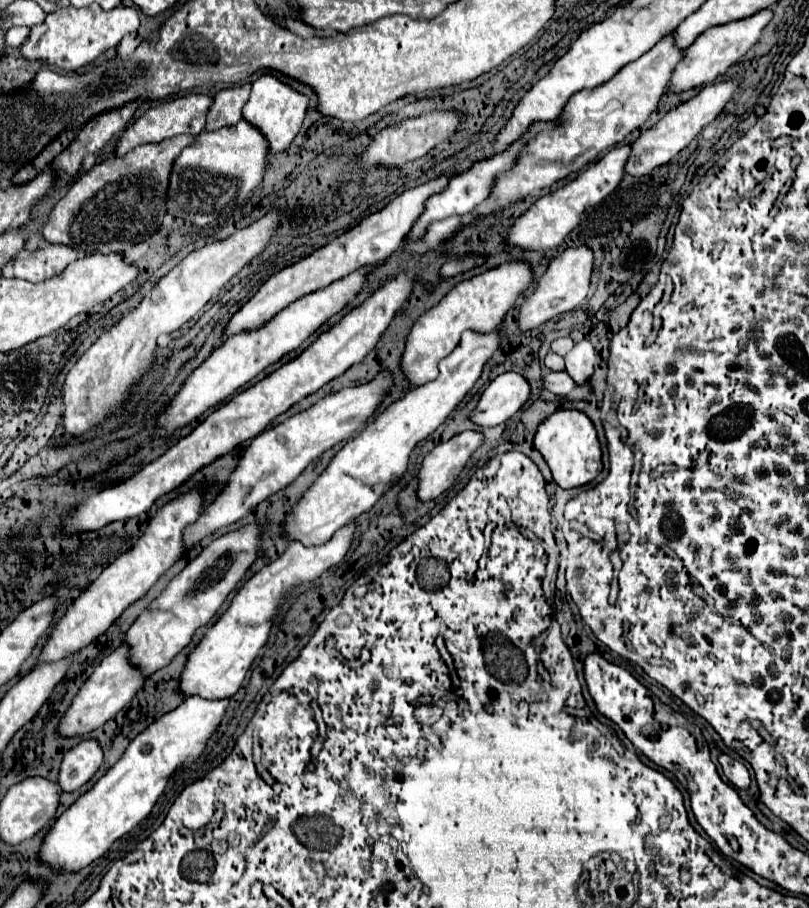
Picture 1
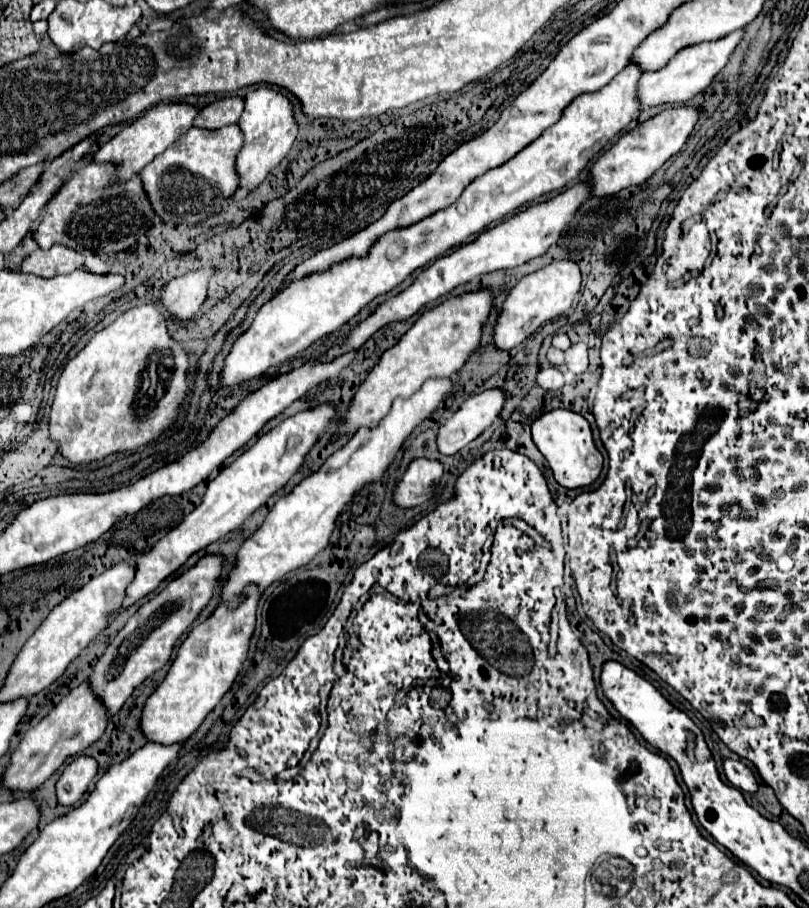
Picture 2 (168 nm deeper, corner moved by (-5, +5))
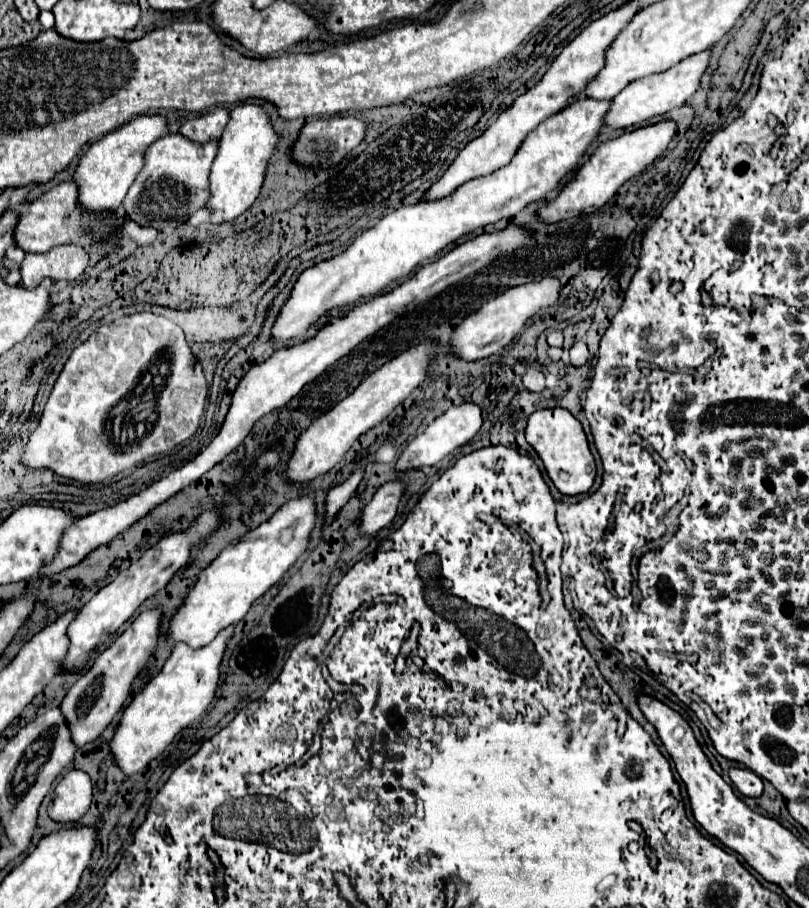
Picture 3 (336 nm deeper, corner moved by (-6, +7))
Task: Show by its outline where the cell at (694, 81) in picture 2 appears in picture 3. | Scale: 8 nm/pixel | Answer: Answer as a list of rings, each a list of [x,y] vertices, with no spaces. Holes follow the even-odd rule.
[[[708,48],[706,52],[698,52],[682,62],[678,62],[678,66],[672,66],[670,70],[666,72],[660,72],[660,74],[652,74],[652,76],[646,76],[646,78],[640,78],[632,84],[628,84],[616,98],[614,98],[614,104],[612,108],[608,110],[606,114],[606,126],[612,126],[612,128],[628,128],[628,126],[638,126],[640,122],[644,120],[650,120],[654,116],[660,116],[660,114],[666,114],[670,112],[672,108],[678,108],[682,104],[686,104],[690,100],[690,96],[700,88],[700,78],[702,74],[706,72],[708,64],[710,64],[710,58],[712,58],[712,50]]]

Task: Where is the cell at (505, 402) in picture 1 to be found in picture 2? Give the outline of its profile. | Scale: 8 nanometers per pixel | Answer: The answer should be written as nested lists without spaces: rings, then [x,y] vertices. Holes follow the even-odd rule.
[[[499,388],[485,390],[467,398],[461,408],[445,420],[437,430],[437,450],[443,456],[453,456],[475,440],[501,414],[505,394]]]

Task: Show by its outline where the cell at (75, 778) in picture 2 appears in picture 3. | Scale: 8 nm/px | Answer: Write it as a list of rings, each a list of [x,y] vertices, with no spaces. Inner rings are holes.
[[[72,768],[54,788],[56,798],[50,804],[50,818],[56,822],[80,820],[92,800],[92,782],[84,770]]]

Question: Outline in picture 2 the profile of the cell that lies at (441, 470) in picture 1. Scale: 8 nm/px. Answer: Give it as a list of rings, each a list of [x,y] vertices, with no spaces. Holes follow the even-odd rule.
[[[427,458],[413,460],[393,490],[393,504],[399,508],[413,508],[423,504],[433,496],[441,474],[441,462]]]

